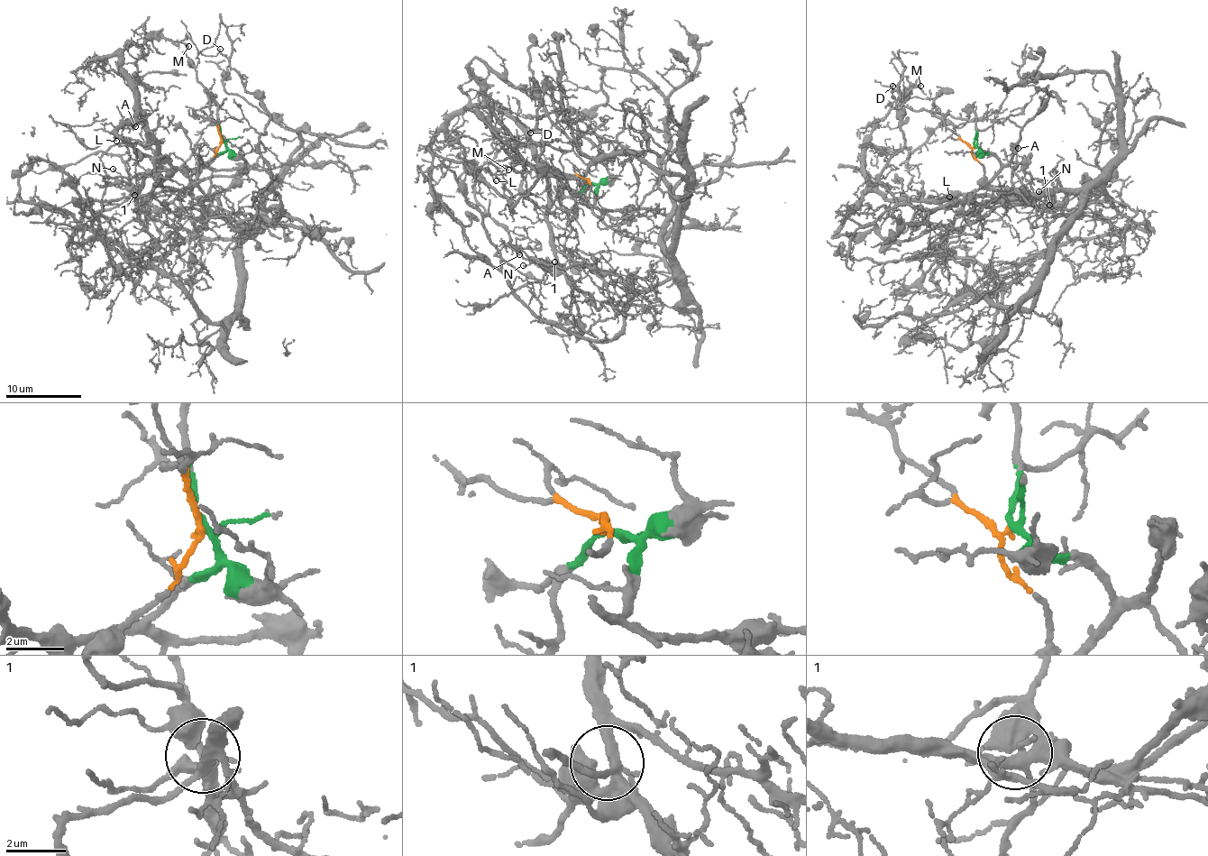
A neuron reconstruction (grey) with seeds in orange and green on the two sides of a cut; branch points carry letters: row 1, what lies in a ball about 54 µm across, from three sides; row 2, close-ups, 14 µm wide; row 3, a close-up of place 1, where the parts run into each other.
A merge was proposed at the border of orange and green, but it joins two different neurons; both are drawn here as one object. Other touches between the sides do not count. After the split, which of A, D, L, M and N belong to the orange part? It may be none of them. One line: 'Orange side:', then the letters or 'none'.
Orange side: none

